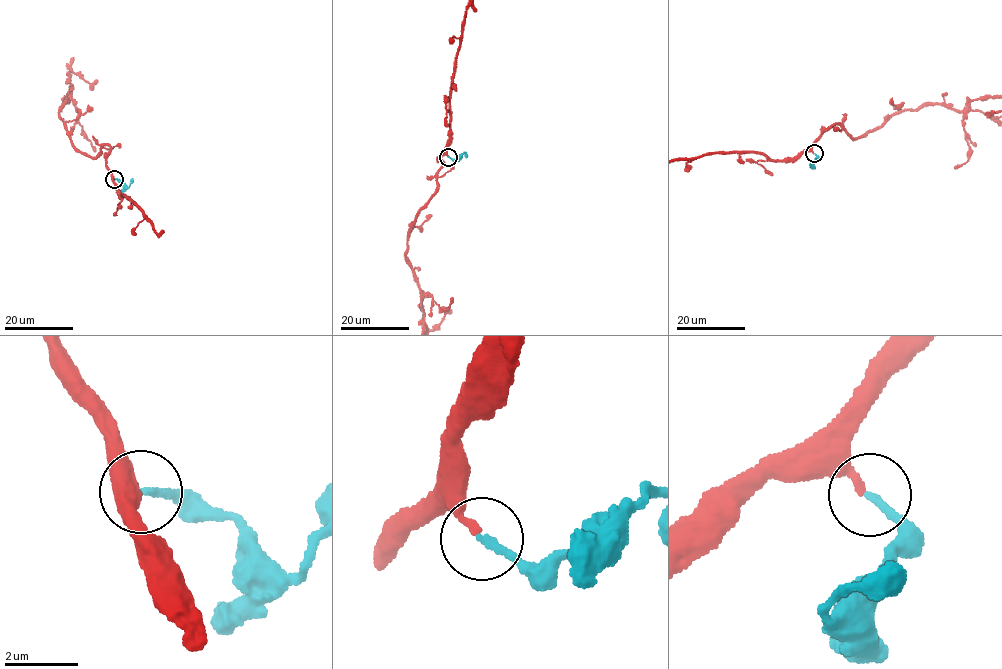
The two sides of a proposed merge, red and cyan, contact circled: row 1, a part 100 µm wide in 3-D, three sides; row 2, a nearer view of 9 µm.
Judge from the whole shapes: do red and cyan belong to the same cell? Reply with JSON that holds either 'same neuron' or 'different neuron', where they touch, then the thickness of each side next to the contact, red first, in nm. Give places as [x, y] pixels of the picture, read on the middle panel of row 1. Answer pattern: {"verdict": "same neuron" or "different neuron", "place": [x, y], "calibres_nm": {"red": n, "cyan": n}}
{"verdict": "same neuron", "place": [448, 157], "calibres_nm": {"red": 200, "cyan": 220}}

